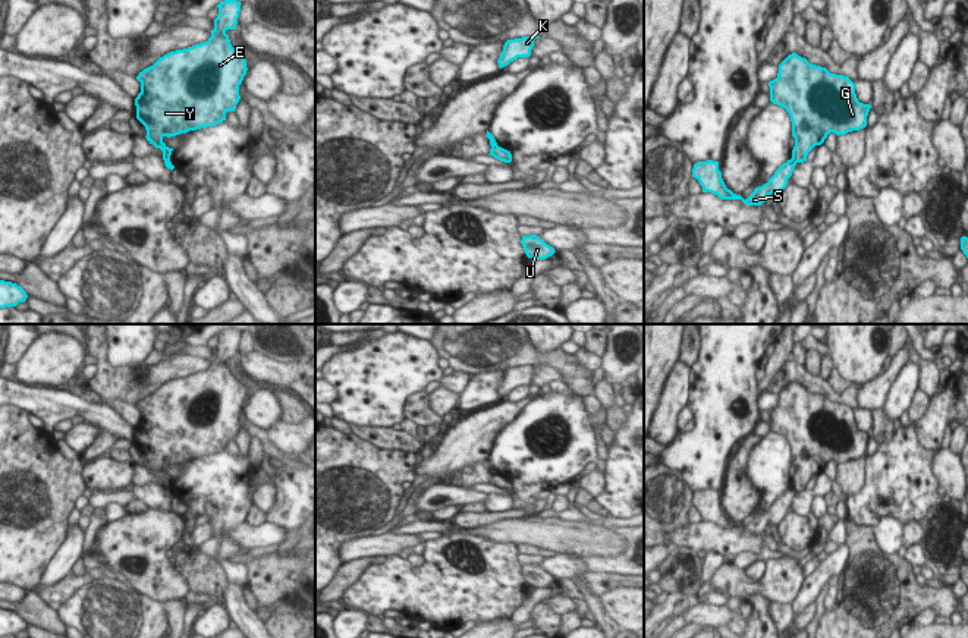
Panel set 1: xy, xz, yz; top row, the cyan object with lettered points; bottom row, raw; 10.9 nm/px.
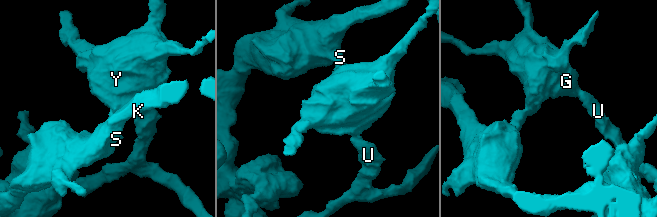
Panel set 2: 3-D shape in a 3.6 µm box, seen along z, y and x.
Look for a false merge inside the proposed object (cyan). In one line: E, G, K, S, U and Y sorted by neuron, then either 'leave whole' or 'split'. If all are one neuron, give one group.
E G U Y / K S; split

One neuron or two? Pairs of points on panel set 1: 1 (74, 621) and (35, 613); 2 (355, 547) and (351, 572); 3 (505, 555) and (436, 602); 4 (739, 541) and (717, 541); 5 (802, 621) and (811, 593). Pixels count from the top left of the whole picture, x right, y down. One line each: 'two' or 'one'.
1: two
2: two
3: one
4: one
5: two

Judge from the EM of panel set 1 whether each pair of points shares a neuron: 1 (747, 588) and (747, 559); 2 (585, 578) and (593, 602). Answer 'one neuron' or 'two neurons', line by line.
1: two neurons
2: two neurons

